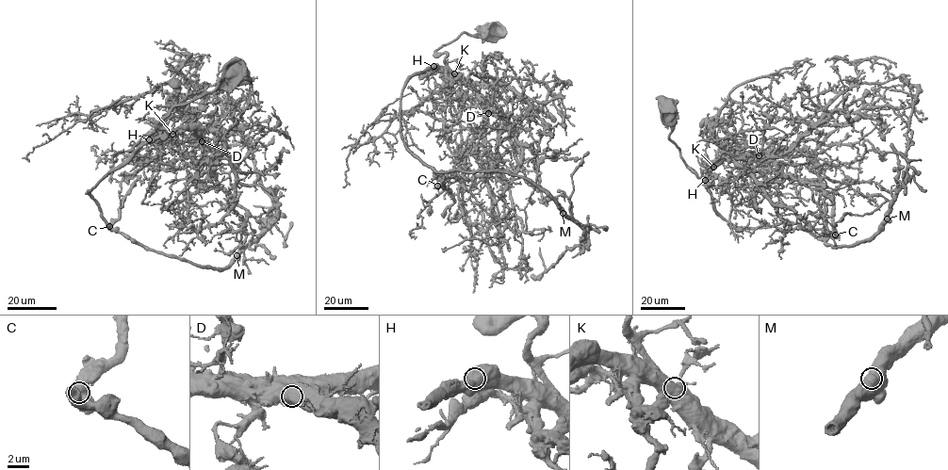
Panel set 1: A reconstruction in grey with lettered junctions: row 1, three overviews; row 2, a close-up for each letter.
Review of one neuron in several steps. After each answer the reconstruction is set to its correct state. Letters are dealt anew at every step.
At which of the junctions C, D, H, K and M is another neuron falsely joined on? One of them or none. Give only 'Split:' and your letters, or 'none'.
Split: none

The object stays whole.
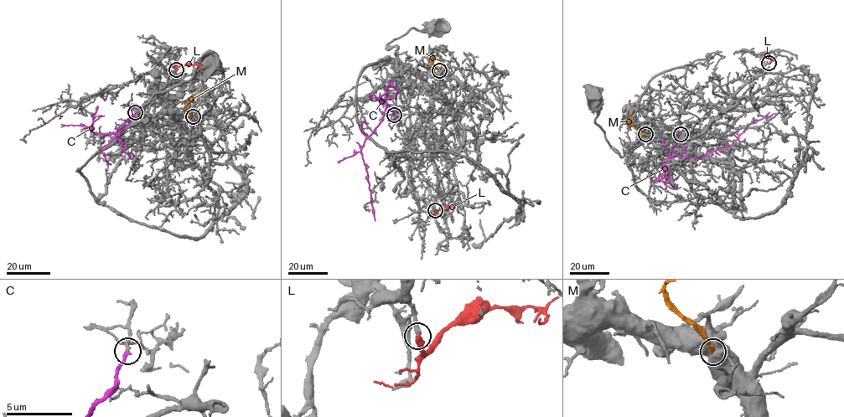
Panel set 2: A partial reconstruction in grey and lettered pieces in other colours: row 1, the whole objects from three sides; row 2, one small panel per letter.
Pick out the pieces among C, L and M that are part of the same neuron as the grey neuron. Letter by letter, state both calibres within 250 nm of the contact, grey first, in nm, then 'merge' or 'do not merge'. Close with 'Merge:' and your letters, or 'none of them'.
C: calibres 200 and 240 nm; do not merge
L: calibres 340 and 400 nm; merge
M: calibres 600 and 280 nm; do not merge
Merge: L

